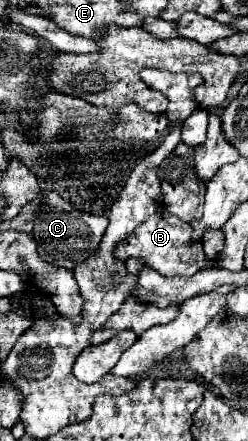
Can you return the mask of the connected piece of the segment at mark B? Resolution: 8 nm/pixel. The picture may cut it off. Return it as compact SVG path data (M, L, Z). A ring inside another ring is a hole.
M167 210L155 212L145 222L141 222L131 236L117 244L115 258L119 258L121 262L137 258L163 276L193 276L197 270L203 270L207 266L207 258L203 254L203 246L199 242L191 242L191 234L193 228L181 222L177 216L169 214Z

